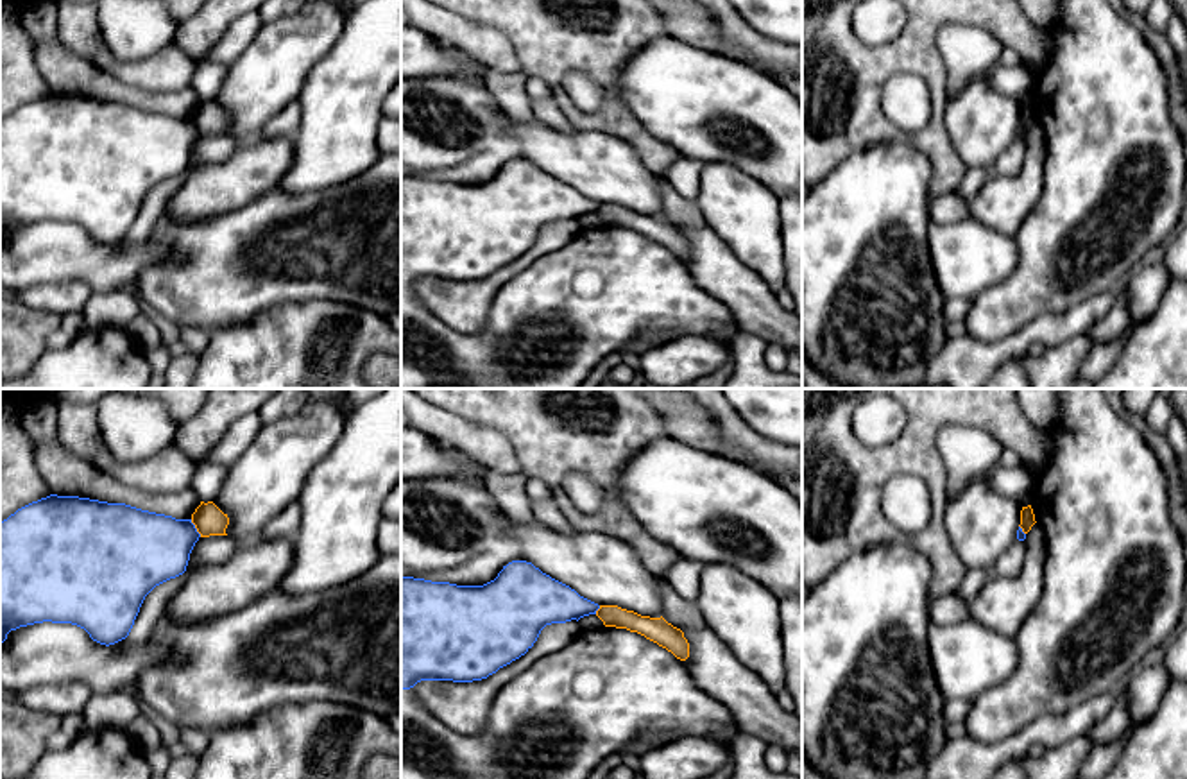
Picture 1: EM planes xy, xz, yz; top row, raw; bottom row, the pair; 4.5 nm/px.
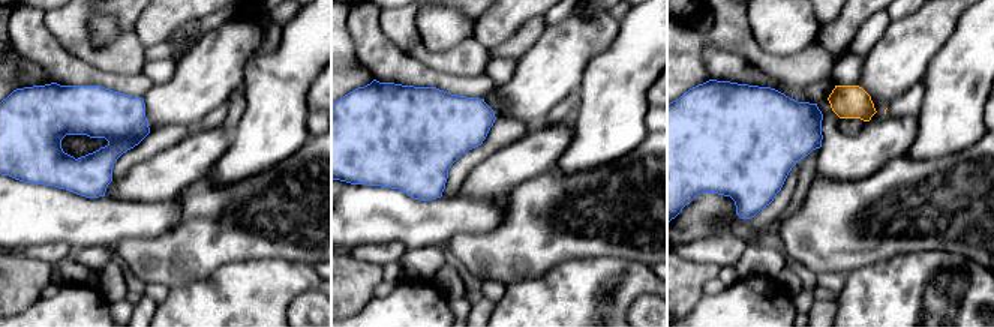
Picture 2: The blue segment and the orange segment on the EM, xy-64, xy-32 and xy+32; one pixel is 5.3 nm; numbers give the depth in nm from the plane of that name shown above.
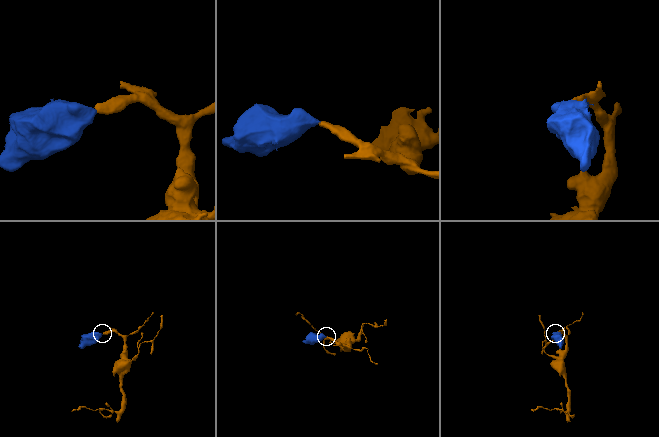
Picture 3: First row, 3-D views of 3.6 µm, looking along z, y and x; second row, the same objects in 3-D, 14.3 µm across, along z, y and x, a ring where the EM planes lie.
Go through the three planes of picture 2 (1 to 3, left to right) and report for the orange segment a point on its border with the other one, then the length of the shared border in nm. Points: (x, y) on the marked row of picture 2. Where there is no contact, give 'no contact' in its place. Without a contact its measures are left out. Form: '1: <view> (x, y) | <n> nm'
1: no contact
2: no contact
3: no contact

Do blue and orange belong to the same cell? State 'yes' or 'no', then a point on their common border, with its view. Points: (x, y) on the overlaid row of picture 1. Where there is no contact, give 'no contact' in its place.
no | xy (196, 529)

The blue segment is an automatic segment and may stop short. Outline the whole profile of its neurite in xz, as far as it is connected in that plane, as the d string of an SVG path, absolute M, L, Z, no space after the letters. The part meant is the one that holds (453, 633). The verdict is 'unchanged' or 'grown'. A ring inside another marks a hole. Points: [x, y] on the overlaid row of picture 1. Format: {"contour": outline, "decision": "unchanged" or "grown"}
{"contour": "M526 561L508 562L483 586L401 577L401 779L587 779L607 756L628 752L634 740L707 736L736 725L727 706L700 693L680 659L645 636L616 627L582 630L568 646L516 675L494 700L483 731L474 736L444 725L412 689L421 681L487 679L525 655L546 625L578 621L598 609L598 604Z", "decision": "grown"}

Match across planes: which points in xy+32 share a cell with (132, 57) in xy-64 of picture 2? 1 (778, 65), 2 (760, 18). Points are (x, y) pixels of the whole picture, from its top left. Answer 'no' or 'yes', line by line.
1: yes
2: no

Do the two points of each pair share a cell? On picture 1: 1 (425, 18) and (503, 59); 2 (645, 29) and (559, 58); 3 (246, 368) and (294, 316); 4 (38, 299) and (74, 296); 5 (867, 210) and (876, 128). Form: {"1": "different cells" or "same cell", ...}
{"1": "same cell", "2": "same cell", "3": "same cell", "4": "same cell", "5": "different cells"}

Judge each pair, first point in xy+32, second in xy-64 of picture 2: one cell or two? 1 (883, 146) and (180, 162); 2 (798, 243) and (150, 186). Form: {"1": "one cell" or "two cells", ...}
{"1": "one cell", "2": "two cells"}

